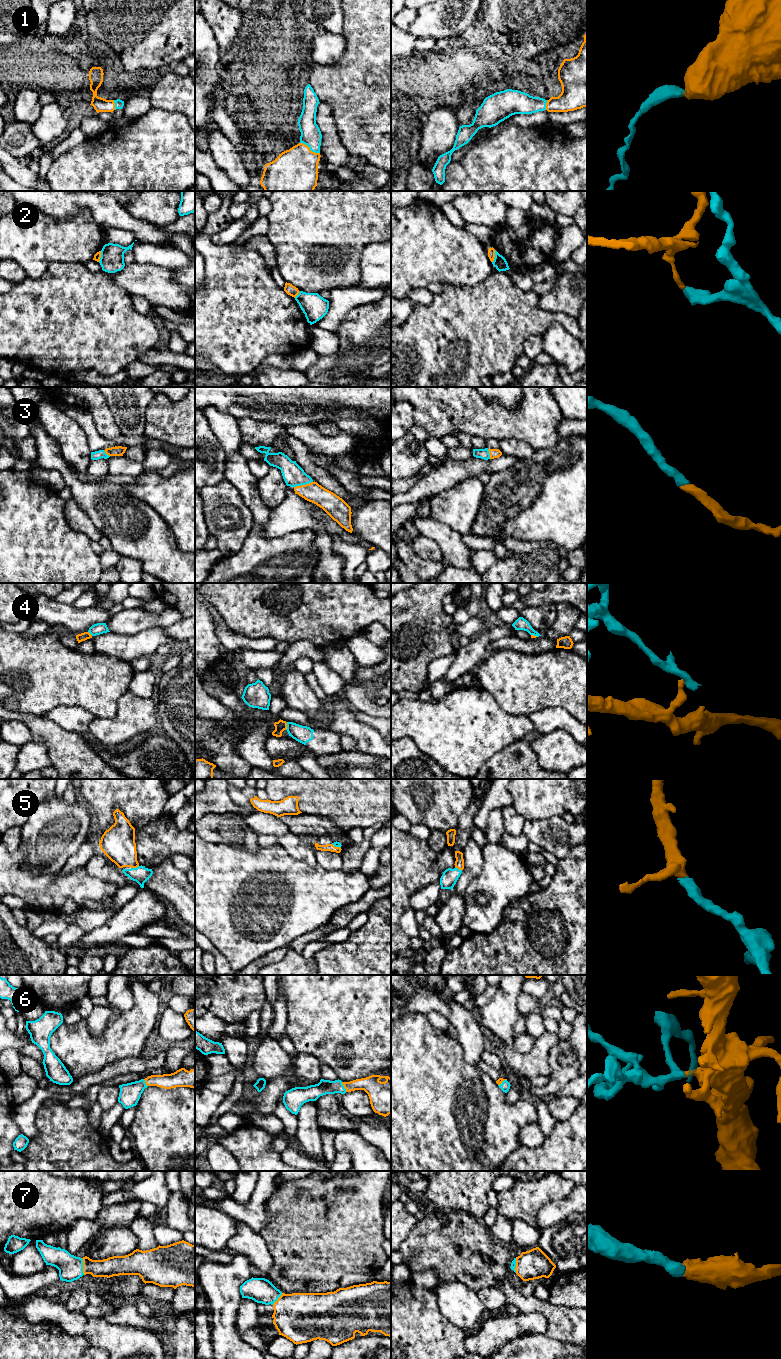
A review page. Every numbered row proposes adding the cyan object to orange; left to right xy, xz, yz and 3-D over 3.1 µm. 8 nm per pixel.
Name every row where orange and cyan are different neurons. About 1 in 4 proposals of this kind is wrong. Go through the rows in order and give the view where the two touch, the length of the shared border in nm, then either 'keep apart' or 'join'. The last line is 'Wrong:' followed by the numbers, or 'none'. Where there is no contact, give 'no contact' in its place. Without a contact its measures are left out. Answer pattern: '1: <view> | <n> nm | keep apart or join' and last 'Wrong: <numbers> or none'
1: xz | 180 nm | join
2: yz | 110 nm | keep apart
3: xz | 160 nm | join
4: xz | 70 nm | keep apart
5: xy | 70 nm | join
6: xz | 90 nm | join
7: xy | 140 nm | join
Wrong: 2, 4

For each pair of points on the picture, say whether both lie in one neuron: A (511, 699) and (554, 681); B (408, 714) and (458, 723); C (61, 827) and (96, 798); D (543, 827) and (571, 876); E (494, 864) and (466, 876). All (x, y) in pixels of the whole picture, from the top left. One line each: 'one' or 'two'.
A: one
B: one
C: two
D: two
E: two

